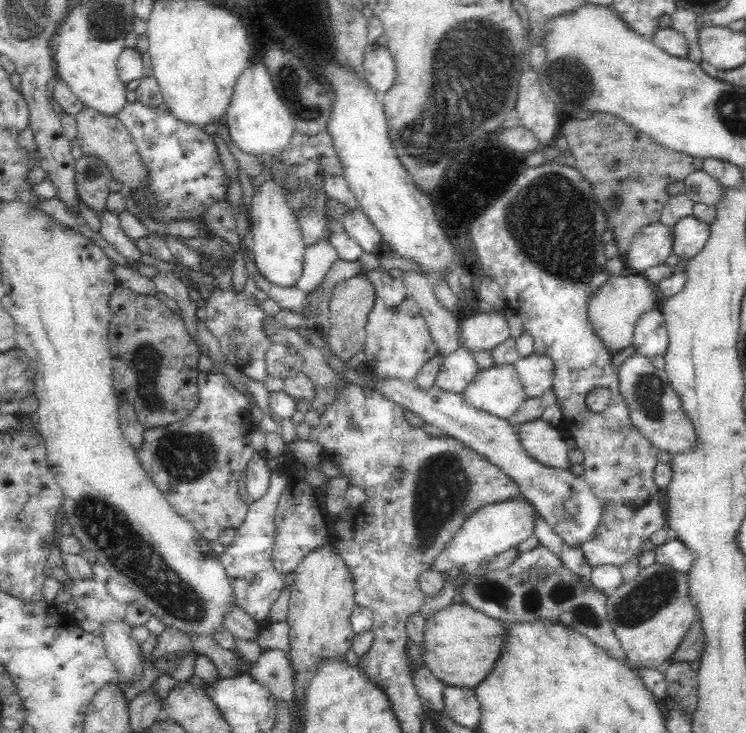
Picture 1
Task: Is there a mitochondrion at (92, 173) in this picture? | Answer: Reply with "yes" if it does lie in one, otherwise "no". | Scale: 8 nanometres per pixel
yes

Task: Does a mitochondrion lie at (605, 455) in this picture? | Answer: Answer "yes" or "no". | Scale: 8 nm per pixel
no

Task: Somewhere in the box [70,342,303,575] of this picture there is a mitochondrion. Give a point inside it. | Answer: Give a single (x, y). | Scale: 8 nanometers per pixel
(184, 456)

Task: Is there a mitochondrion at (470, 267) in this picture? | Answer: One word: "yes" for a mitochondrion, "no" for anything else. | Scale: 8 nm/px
no

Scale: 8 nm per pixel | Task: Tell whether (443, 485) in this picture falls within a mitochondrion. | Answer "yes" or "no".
yes

